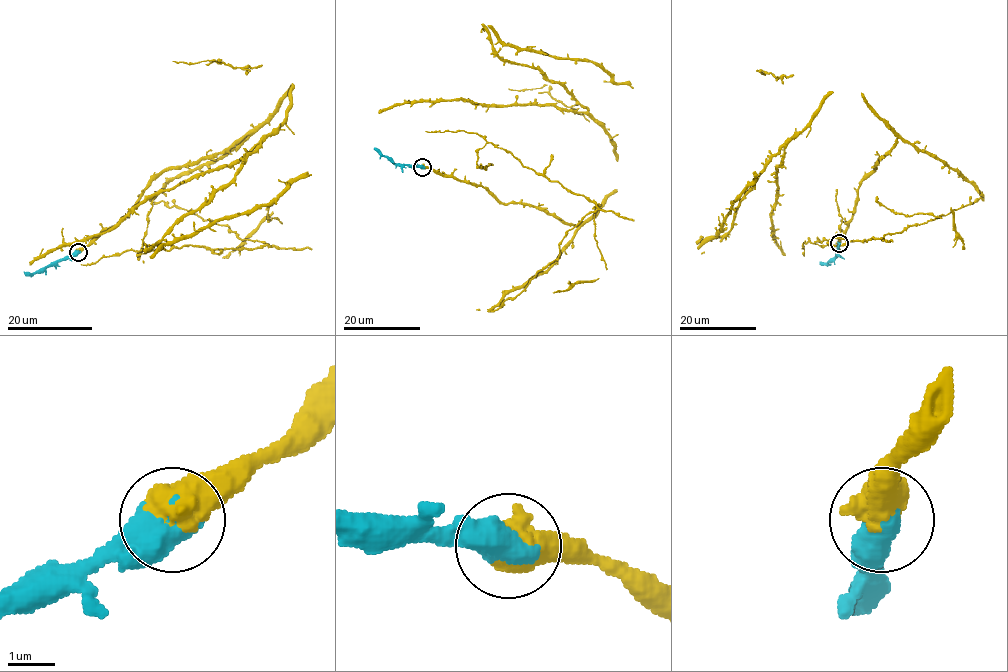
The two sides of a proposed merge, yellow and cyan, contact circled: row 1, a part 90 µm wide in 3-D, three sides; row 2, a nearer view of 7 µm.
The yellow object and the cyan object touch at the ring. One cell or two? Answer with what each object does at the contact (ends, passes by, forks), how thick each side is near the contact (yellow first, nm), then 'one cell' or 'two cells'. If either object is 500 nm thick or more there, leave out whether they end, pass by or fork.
900/700 nm | one cell

